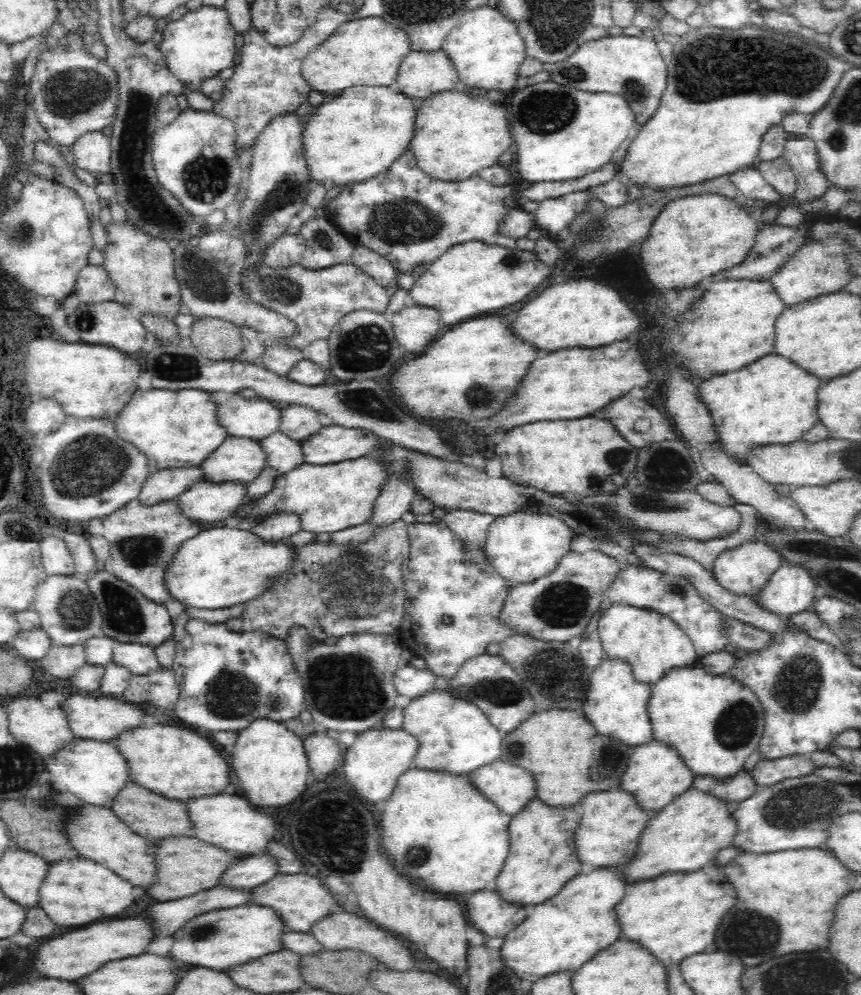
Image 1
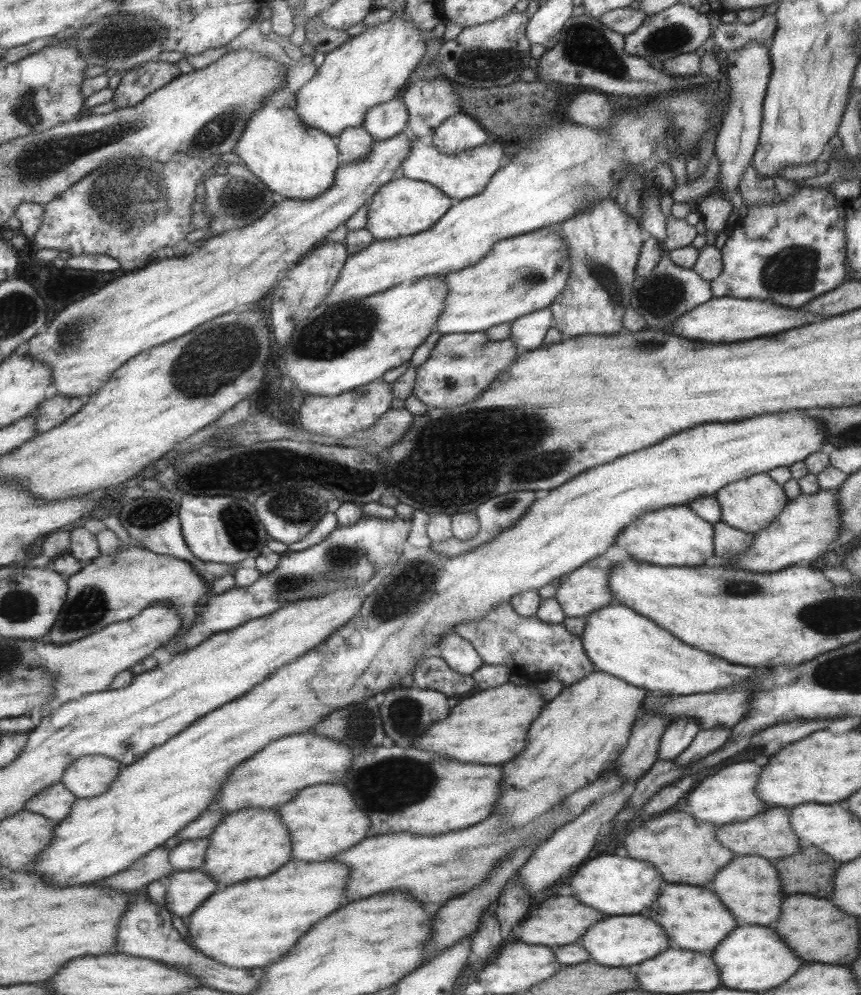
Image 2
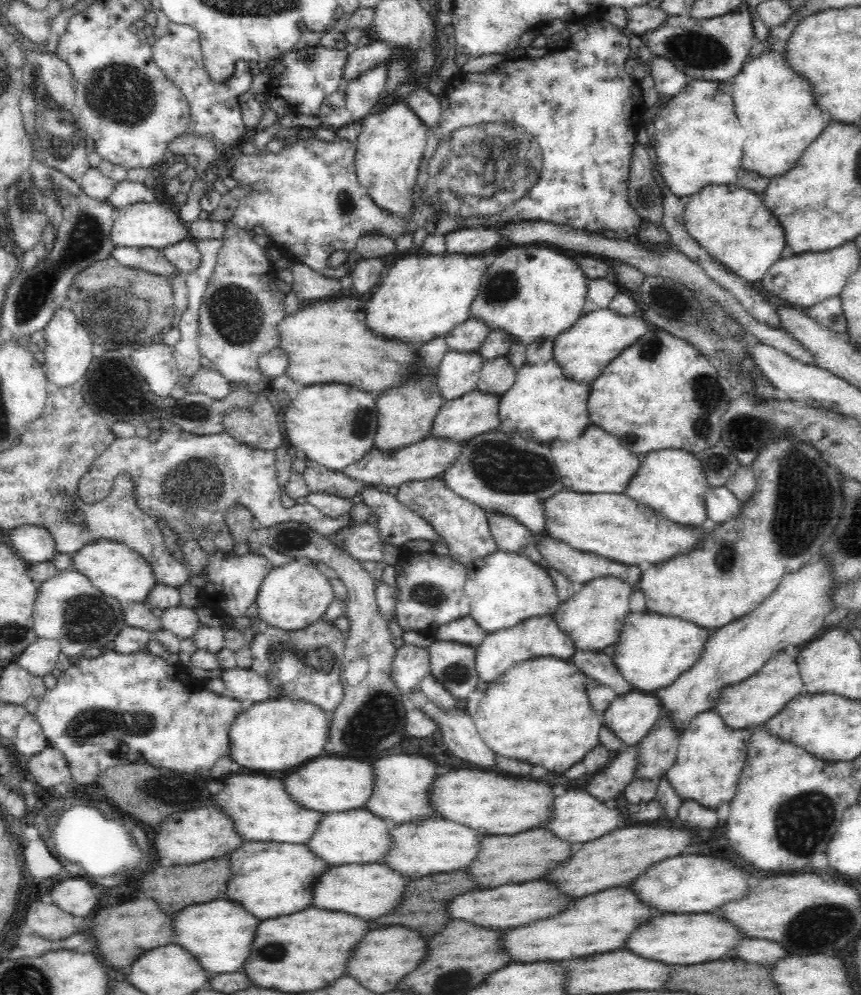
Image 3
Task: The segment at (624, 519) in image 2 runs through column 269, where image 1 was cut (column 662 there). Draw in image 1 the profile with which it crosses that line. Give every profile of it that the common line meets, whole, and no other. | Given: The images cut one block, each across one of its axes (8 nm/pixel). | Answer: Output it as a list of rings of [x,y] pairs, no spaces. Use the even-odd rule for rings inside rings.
[[[700,664],[672,670],[657,683],[651,684],[650,688],[647,711],[653,739],[674,749],[694,776],[728,779],[743,770],[748,756],[758,748],[765,724],[762,705],[758,703],[754,692],[743,684],[732,681],[726,674],[716,677],[709,675]]]

